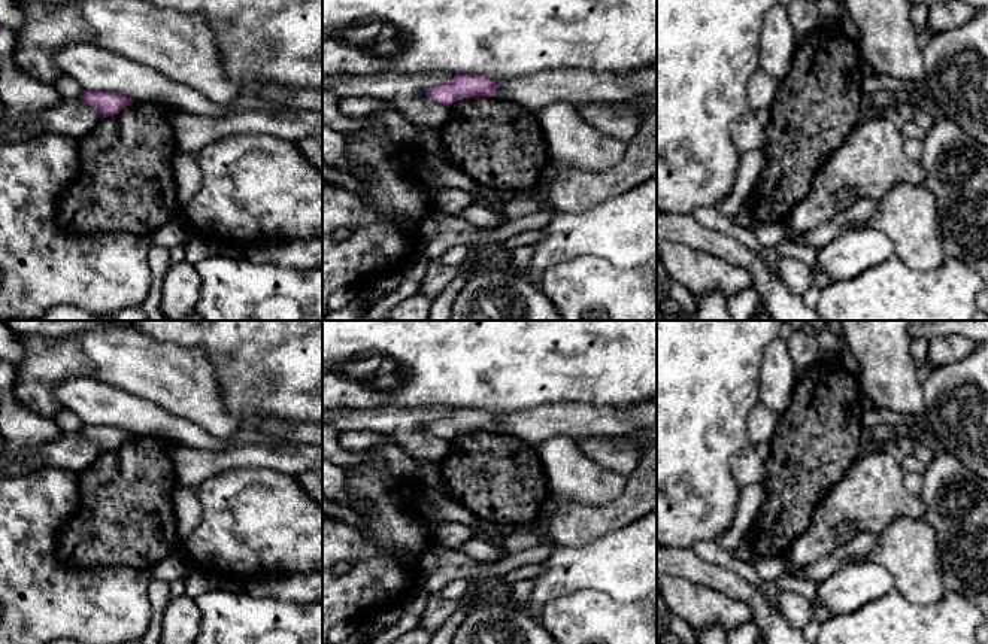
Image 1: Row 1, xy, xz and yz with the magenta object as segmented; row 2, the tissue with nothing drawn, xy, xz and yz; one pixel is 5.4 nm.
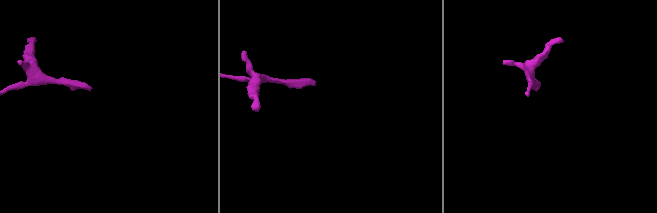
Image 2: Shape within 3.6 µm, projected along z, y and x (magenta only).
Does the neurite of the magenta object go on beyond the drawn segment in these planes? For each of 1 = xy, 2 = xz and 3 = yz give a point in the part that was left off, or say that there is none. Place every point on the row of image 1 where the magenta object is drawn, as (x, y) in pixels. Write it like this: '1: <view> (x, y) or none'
1: none
2: none
3: yz (763, 115)

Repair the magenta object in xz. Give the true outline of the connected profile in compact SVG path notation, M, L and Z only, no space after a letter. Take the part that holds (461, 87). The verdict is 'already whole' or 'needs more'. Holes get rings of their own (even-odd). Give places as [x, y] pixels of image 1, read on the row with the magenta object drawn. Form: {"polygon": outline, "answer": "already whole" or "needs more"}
{"polygon": "M458 75L427 91L427 97L449 107L452 103L473 97L497 97L495 80L482 75Z", "answer": "already whole"}

